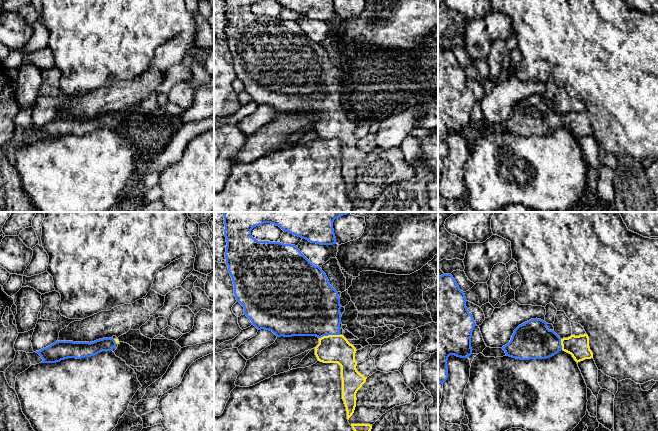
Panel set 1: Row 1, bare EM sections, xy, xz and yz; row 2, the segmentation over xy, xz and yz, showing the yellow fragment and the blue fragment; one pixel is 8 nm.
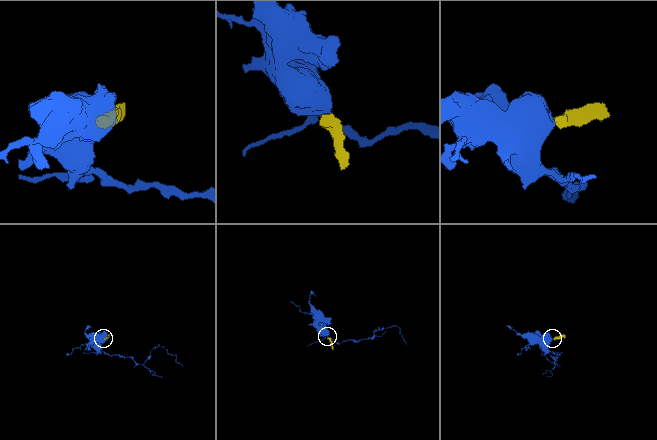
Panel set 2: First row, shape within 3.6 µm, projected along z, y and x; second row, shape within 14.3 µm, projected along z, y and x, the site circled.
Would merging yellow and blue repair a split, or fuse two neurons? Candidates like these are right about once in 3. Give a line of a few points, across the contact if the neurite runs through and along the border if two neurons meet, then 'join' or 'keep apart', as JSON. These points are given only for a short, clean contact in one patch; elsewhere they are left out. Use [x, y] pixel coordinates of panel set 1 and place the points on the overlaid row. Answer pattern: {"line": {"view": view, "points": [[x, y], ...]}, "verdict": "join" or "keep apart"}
{"line": {"view": "xz", "points": [[333, 348], [329, 335], [323, 320], [312, 309]]}, "verdict": "join"}

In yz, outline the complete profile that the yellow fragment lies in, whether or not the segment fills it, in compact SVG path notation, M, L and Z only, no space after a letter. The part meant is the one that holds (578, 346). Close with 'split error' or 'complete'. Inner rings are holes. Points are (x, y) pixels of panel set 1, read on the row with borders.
M537 318L519 325L514 330L510 342L503 346L502 349L505 351L506 356L520 360L546 359L554 356L561 350L571 354L577 363L585 359L593 358L587 334L579 336L571 335L568 338L561 339L554 330L548 329L545 321Z; split error

